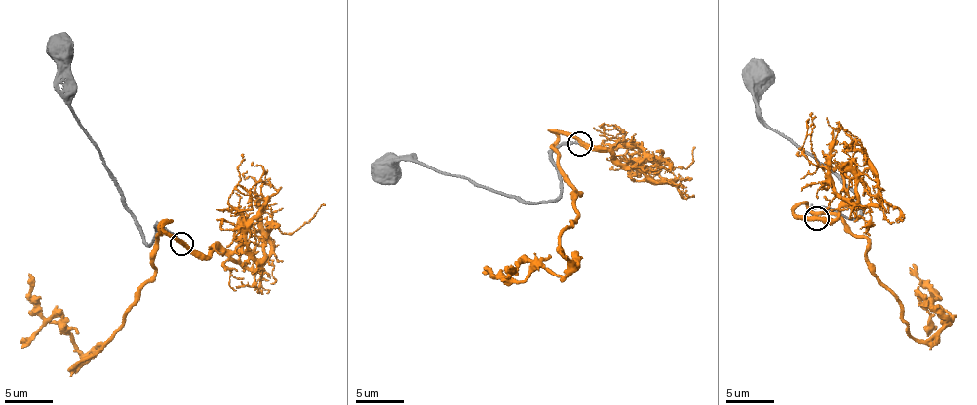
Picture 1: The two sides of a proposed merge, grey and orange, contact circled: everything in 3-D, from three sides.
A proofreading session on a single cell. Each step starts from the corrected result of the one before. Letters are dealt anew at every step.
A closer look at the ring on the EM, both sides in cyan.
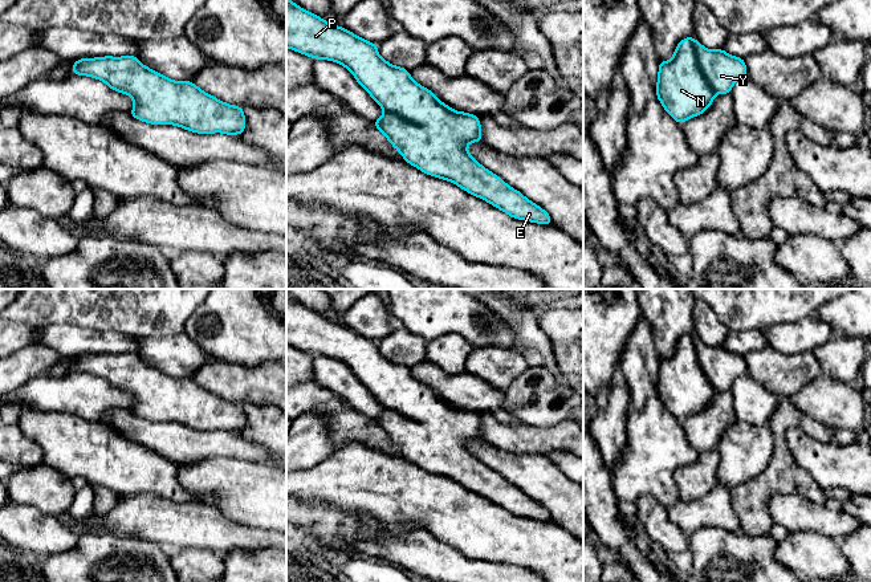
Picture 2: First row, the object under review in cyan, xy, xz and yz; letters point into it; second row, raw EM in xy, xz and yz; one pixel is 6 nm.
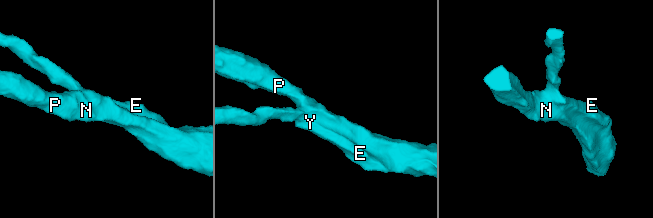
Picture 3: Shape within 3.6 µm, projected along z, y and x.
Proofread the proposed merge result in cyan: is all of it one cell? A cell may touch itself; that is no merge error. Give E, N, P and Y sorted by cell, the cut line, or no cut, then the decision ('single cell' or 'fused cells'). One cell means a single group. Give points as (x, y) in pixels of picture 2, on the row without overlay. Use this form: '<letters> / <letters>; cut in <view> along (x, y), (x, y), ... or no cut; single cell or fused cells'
E N P Y; no cut; single cell

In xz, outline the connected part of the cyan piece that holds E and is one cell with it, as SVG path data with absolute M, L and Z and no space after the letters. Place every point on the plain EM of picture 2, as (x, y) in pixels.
M286 294L286 345L313 357L334 358L349 366L384 407L383 412L371 420L384 431L408 461L427 472L452 479L513 516L552 522L550 512L545 506L487 467L468 449L469 440L483 439L479 414L456 408L443 400L431 387L415 379L408 367L383 357L377 341L322 317Z

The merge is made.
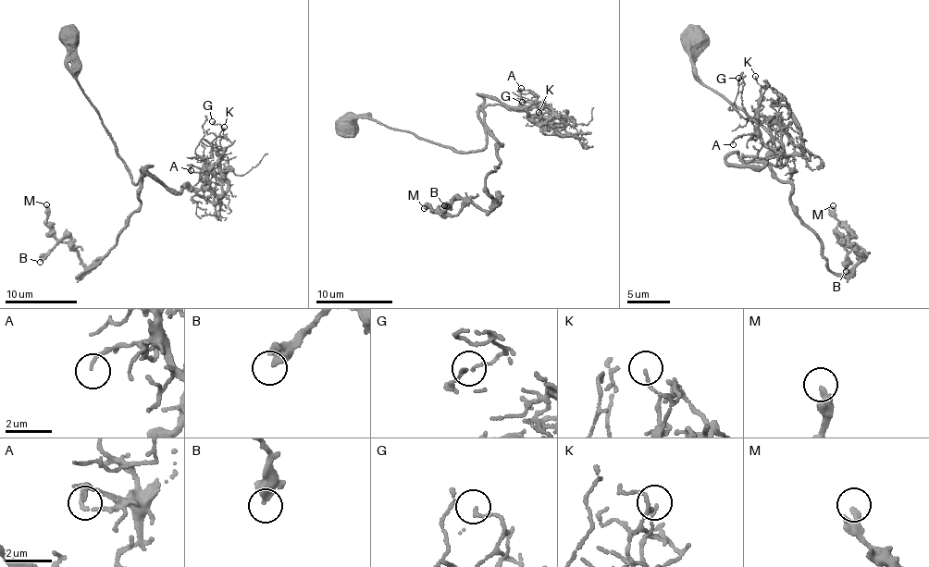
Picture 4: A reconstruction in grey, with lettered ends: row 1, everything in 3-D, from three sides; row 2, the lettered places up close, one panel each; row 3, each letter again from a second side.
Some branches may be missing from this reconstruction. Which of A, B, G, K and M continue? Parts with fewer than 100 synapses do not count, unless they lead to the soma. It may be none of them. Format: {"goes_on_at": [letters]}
{"goes_on_at": []}

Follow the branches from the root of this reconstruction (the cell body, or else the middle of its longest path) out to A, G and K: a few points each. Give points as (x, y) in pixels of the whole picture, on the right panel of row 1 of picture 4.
A: (782, 180), (761, 164), (742, 160), (761, 167), (779, 153), (769, 149), (761, 137), (738, 135), (733, 144)
G: (782, 180), (761, 164), (742, 160), (761, 167), (779, 153), (769, 149), (757, 124), (736, 108), (738, 78)
K: (782, 180), (761, 164), (742, 160), (761, 167), (779, 153), (761, 141), (757, 117), (761, 87), (755, 76)

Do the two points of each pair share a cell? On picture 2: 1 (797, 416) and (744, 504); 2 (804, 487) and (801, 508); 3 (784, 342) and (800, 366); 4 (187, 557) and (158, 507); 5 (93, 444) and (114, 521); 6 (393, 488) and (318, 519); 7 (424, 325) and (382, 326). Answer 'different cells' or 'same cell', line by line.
1: same cell
2: different cells
3: different cells
4: different cells
5: different cells
6: different cells
7: different cells

